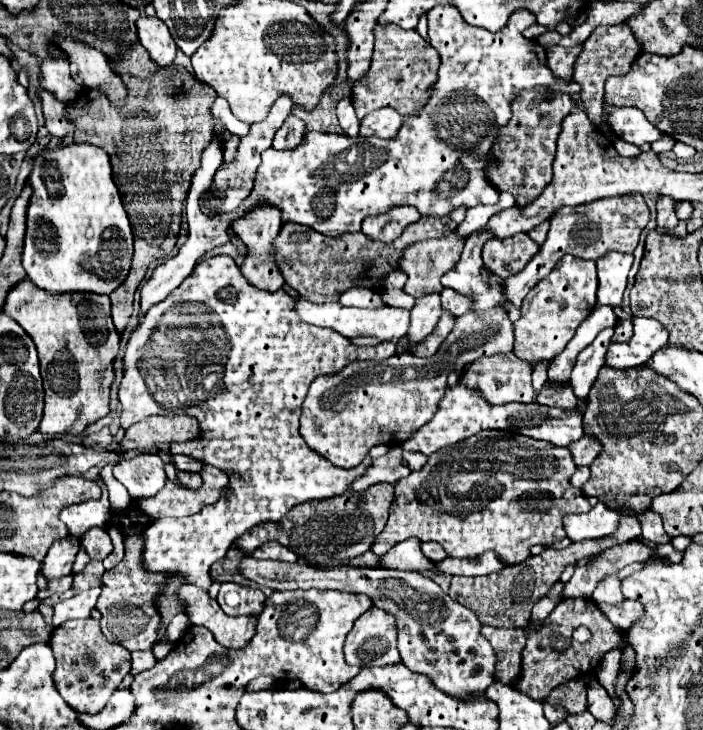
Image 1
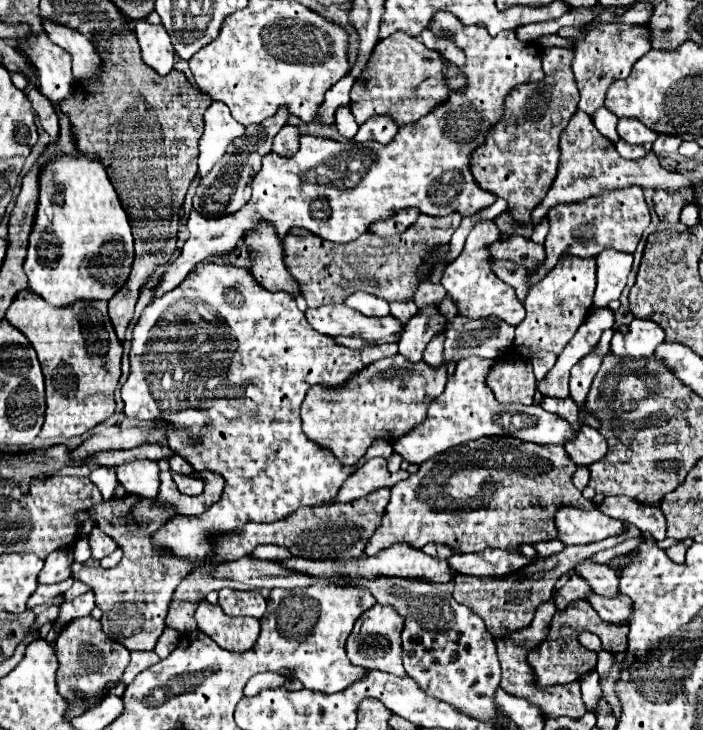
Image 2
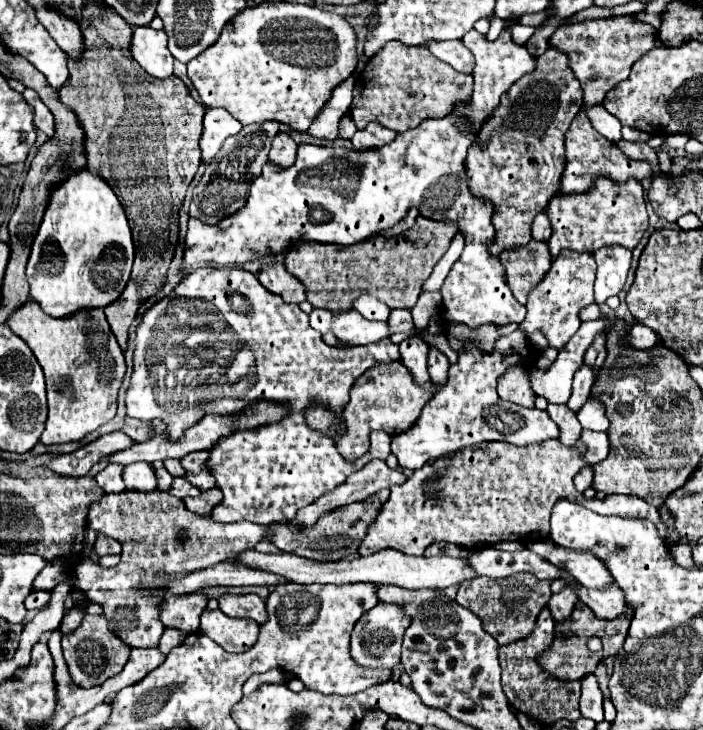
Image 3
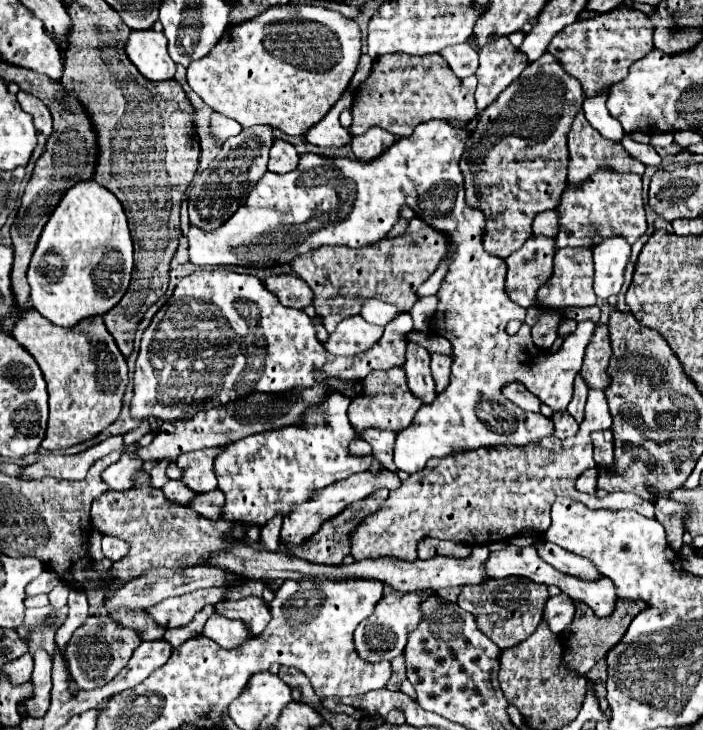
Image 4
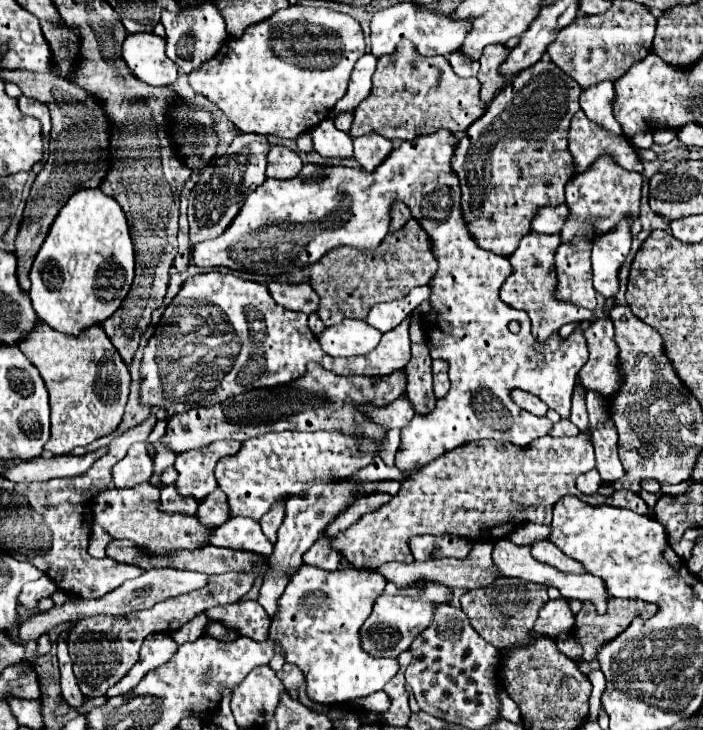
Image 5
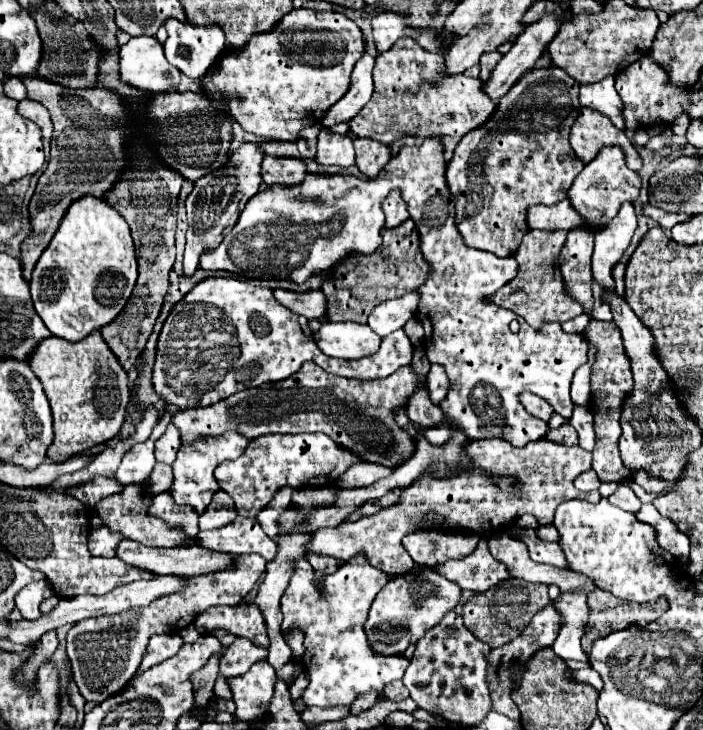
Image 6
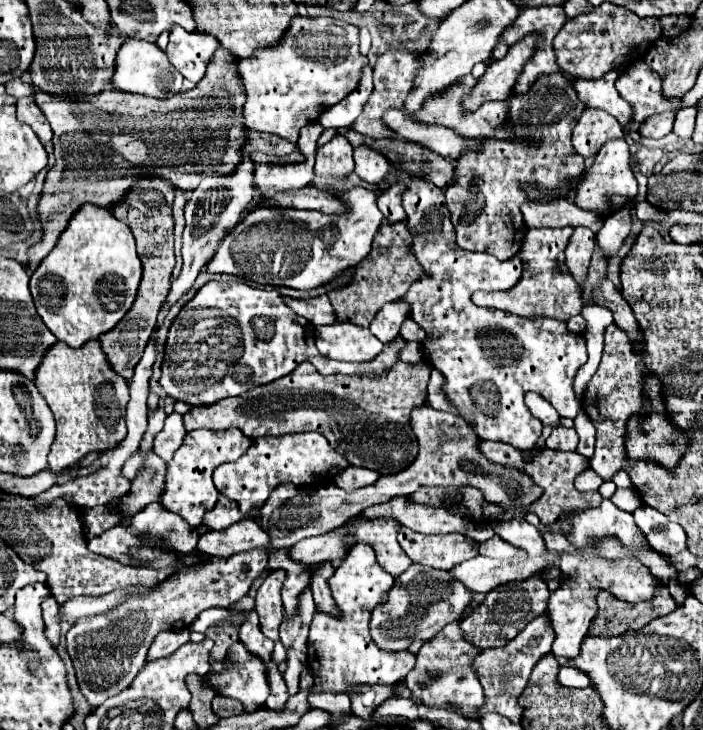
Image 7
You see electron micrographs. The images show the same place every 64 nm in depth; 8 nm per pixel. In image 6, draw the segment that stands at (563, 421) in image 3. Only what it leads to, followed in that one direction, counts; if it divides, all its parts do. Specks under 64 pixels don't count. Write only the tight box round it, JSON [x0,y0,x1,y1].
[546,422,578,444]

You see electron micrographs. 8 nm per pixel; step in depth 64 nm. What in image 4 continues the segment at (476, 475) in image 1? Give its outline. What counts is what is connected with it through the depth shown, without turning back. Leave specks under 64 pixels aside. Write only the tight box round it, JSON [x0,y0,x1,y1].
[352,390,612,560]

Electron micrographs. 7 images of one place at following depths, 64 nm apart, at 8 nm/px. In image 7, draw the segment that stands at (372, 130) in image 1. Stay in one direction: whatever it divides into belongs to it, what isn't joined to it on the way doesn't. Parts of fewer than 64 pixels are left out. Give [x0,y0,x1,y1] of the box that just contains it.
[354,144,390,184]

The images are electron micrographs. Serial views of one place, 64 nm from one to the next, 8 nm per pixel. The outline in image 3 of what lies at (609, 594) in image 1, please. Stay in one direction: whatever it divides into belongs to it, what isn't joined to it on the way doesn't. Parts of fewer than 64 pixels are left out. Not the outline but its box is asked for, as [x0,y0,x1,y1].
[548,548,614,588]

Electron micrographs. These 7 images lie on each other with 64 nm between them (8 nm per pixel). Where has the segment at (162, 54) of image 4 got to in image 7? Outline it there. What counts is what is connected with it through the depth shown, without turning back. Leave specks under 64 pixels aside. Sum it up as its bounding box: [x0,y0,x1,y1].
[112,38,182,98]

